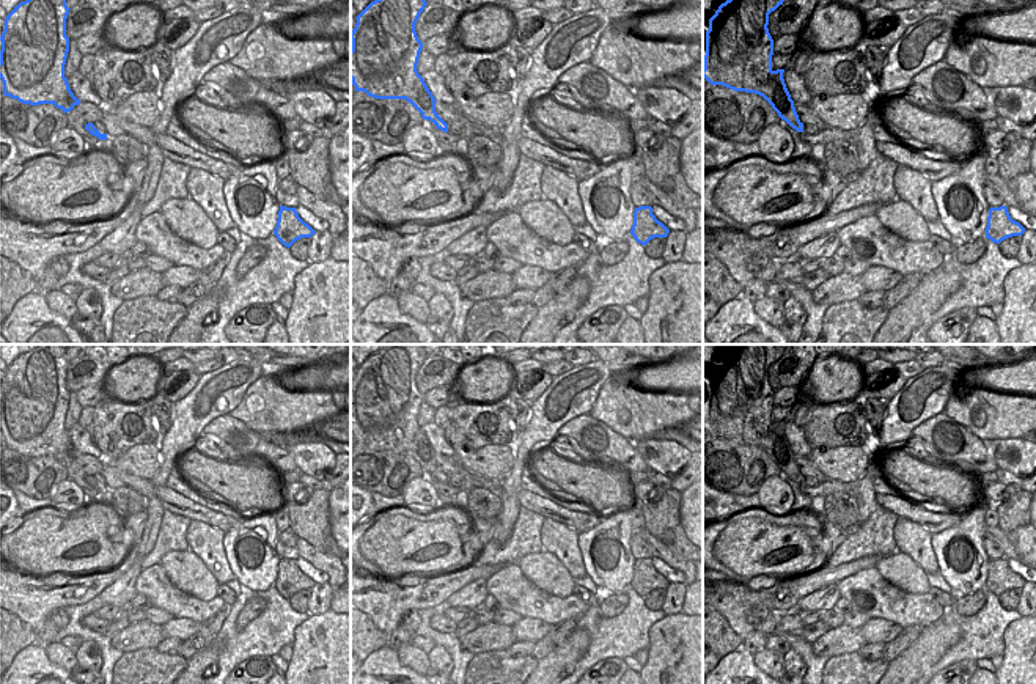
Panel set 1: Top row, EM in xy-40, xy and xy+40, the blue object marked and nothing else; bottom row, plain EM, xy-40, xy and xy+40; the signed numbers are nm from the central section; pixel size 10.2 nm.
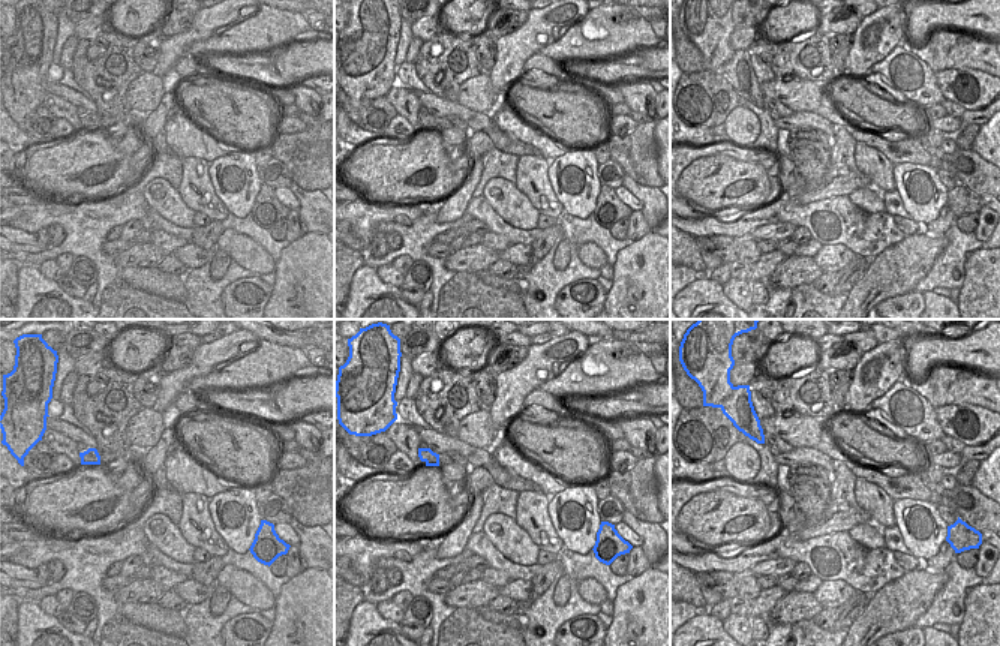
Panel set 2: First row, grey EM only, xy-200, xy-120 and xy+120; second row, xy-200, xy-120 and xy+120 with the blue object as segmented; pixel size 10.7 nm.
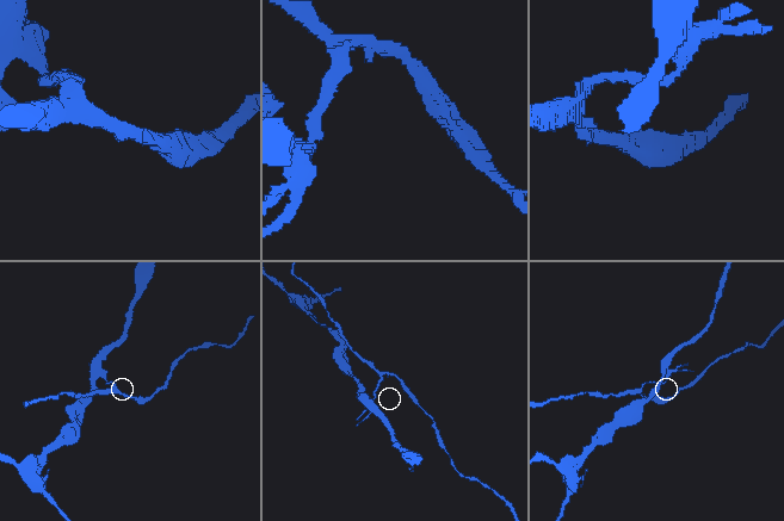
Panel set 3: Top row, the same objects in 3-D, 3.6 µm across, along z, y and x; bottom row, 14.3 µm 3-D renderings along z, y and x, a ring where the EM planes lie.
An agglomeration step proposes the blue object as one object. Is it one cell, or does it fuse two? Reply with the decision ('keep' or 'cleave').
cleave

